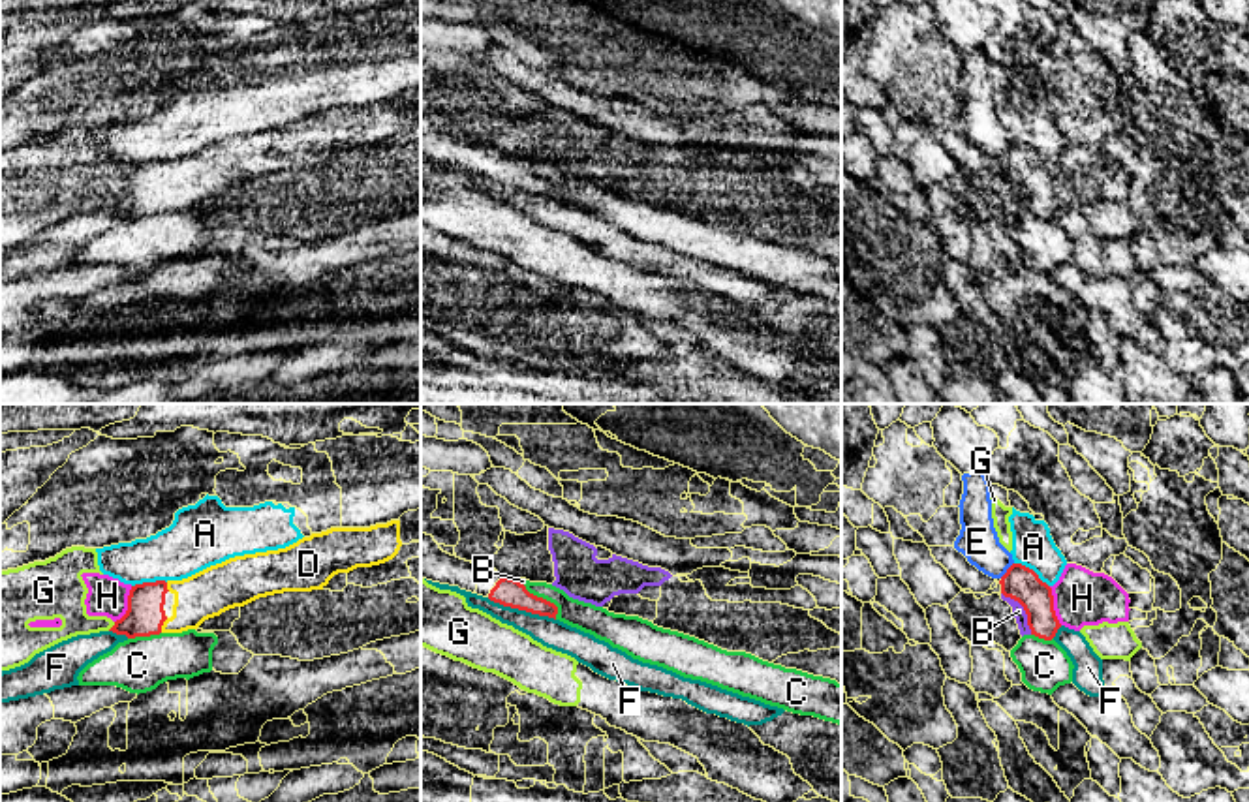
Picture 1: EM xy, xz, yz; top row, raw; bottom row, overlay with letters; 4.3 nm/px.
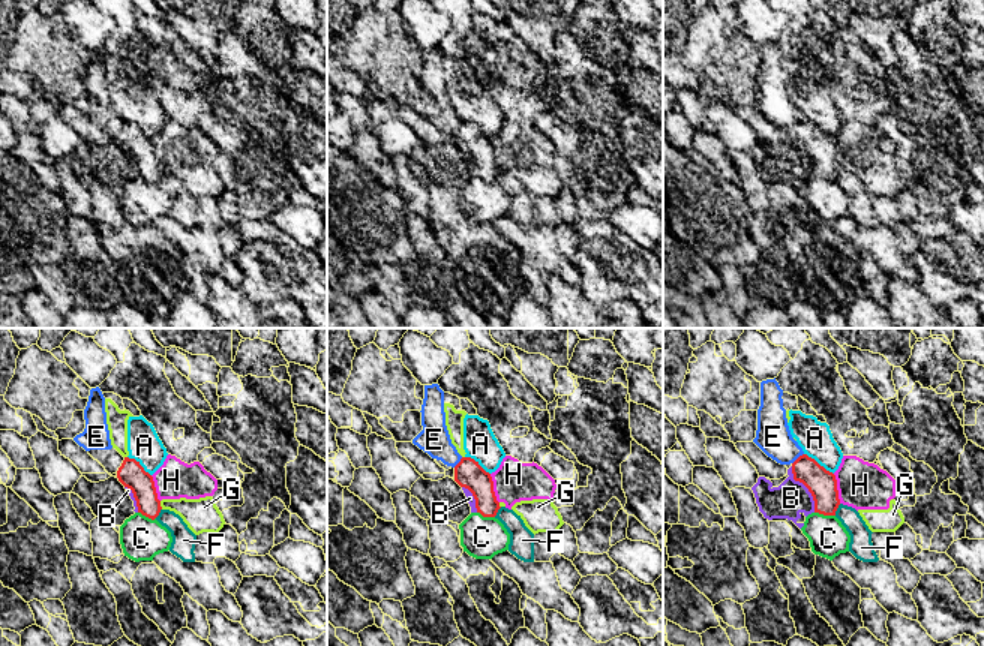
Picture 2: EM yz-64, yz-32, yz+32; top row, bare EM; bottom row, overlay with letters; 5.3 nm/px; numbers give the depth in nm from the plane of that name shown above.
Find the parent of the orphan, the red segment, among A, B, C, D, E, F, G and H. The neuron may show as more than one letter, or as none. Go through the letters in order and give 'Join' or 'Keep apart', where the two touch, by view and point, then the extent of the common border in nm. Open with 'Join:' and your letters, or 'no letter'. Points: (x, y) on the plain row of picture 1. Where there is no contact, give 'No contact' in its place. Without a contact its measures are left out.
Join: D
A: Keep apart. Touches red at yz (1032, 149). Shared border 190 nm
B: Keep apart. Touches red at yz (1024, 188). Shared border 220 nm
C: Keep apart. Touches red at xz (545, 179). Shared border 220 nm
D: Join. Touches red at xy (162, 203). Shared border 70 nm
E: Keep apart. Touches red at yz (1007, 149). Shared border 90 nm
F: Keep apart. Touches red at xz (521, 188). Shared border 320 nm
G: Keep apart. Touches red at xy (113, 205). Shared border 50 nm
H: Keep apart. Touches red at yz (1052, 185). Shared border 180 nm

